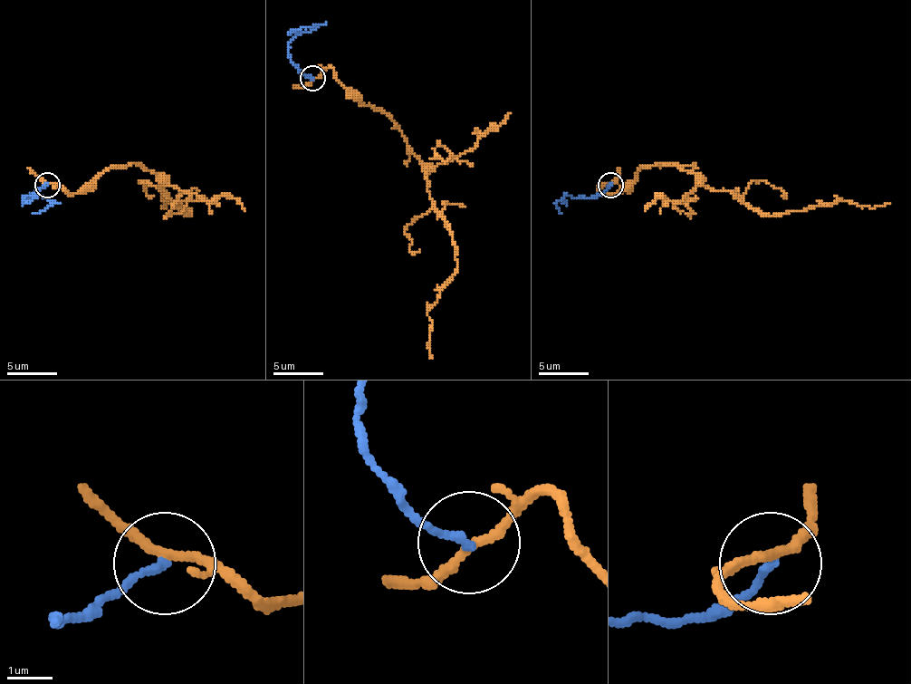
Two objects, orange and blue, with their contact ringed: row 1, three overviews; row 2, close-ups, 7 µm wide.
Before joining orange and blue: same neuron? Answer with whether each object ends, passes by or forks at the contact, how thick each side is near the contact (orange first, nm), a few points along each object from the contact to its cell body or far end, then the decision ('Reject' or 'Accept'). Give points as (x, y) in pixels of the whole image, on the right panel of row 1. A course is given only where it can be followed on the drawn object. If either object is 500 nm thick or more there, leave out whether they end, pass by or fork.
At the ring orange passes by. At the ring blue ends. Thickness 200 nm (orange) against 180 nm. Course of orange: (609, 183), (602, 193), (617, 193), (642, 168), (665, 163), (769, 216), (844, 200), (889, 203). Course of blue: (609, 186), (591, 198), (564, 196), (556, 203), (561, 213). Reject

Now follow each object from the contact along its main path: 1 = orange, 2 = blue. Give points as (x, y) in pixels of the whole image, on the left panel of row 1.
1: (47, 183), (78, 193), (110, 168), (136, 163), (186, 216), (191, 210), (166, 203)
2: (47, 186), (23, 198), (43, 196), (50, 203), (33, 213)

